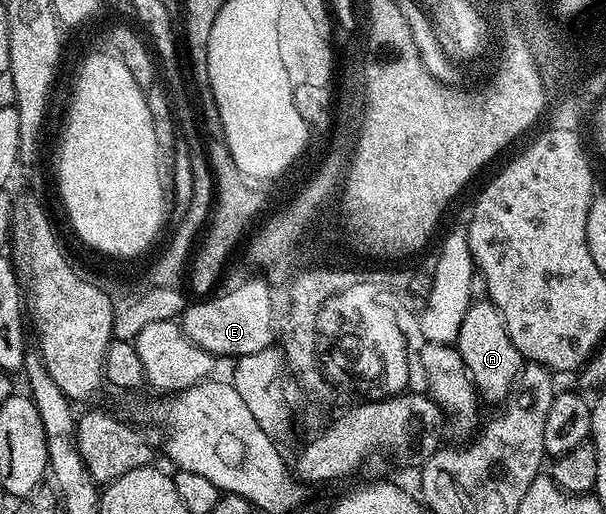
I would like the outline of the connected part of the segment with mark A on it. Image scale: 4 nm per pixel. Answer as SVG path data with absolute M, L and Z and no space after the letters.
M487 299L473 300L471 307L466 311L466 319L462 319L462 327L456 336L454 348L460 352L460 358L468 368L468 376L472 378L477 394L483 400L485 397L488 401L496 401L495 403L502 403L508 398L508 392L516 382L517 375L526 364L518 347L510 343L506 323L498 307L494 307L494 303Z

